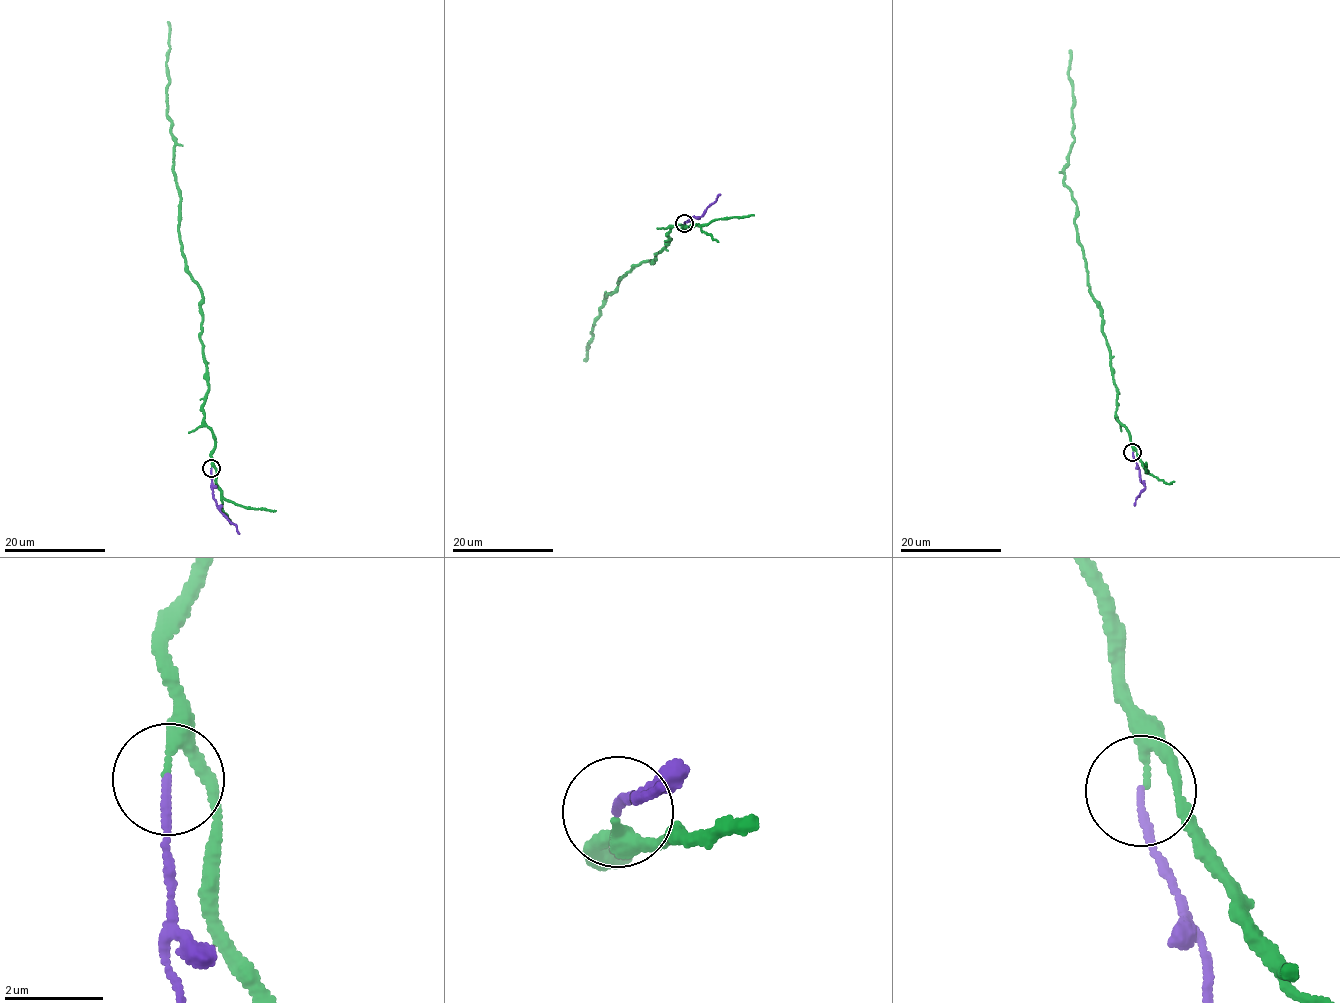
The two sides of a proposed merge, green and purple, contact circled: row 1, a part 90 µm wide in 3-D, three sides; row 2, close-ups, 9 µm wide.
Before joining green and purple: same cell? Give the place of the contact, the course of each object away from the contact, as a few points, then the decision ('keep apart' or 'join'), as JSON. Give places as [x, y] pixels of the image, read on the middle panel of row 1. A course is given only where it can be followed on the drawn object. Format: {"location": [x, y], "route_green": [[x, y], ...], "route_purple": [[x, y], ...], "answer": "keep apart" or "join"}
{"location": [684, 223], "route_green": [[685, 224], [671, 226], [666, 236], [670, 242], [653, 263], [641, 262], [613, 294], [606, 293], [583, 361]], "route_purple": [[685, 223], [689, 218], [698, 217], [720, 195]], "answer": "join"}

